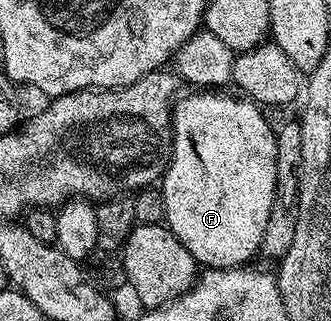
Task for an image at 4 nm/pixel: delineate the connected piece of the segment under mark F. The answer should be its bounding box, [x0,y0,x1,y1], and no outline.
[160,89,276,269]

